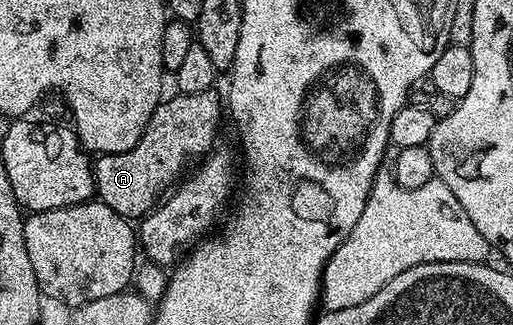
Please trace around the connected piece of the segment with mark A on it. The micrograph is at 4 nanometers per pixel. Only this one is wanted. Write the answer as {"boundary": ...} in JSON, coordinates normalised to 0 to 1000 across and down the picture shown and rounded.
{"boundary":[[[413,274],[374,292],[341,286],[335,305],[320,302],[298,360],[290,360],[290,385],[283,385],[283,409],[275,409],[275,434],[267,434],[259,458],[244,458],[244,471],[193,477],[181,502],[191,622],[250,680],[277,677],[281,662],[300,649],[343,554],[366,523],[365,498],[402,480],[421,449],[427,363],[439,354],[429,283],[427,292],[423,283]]]}

